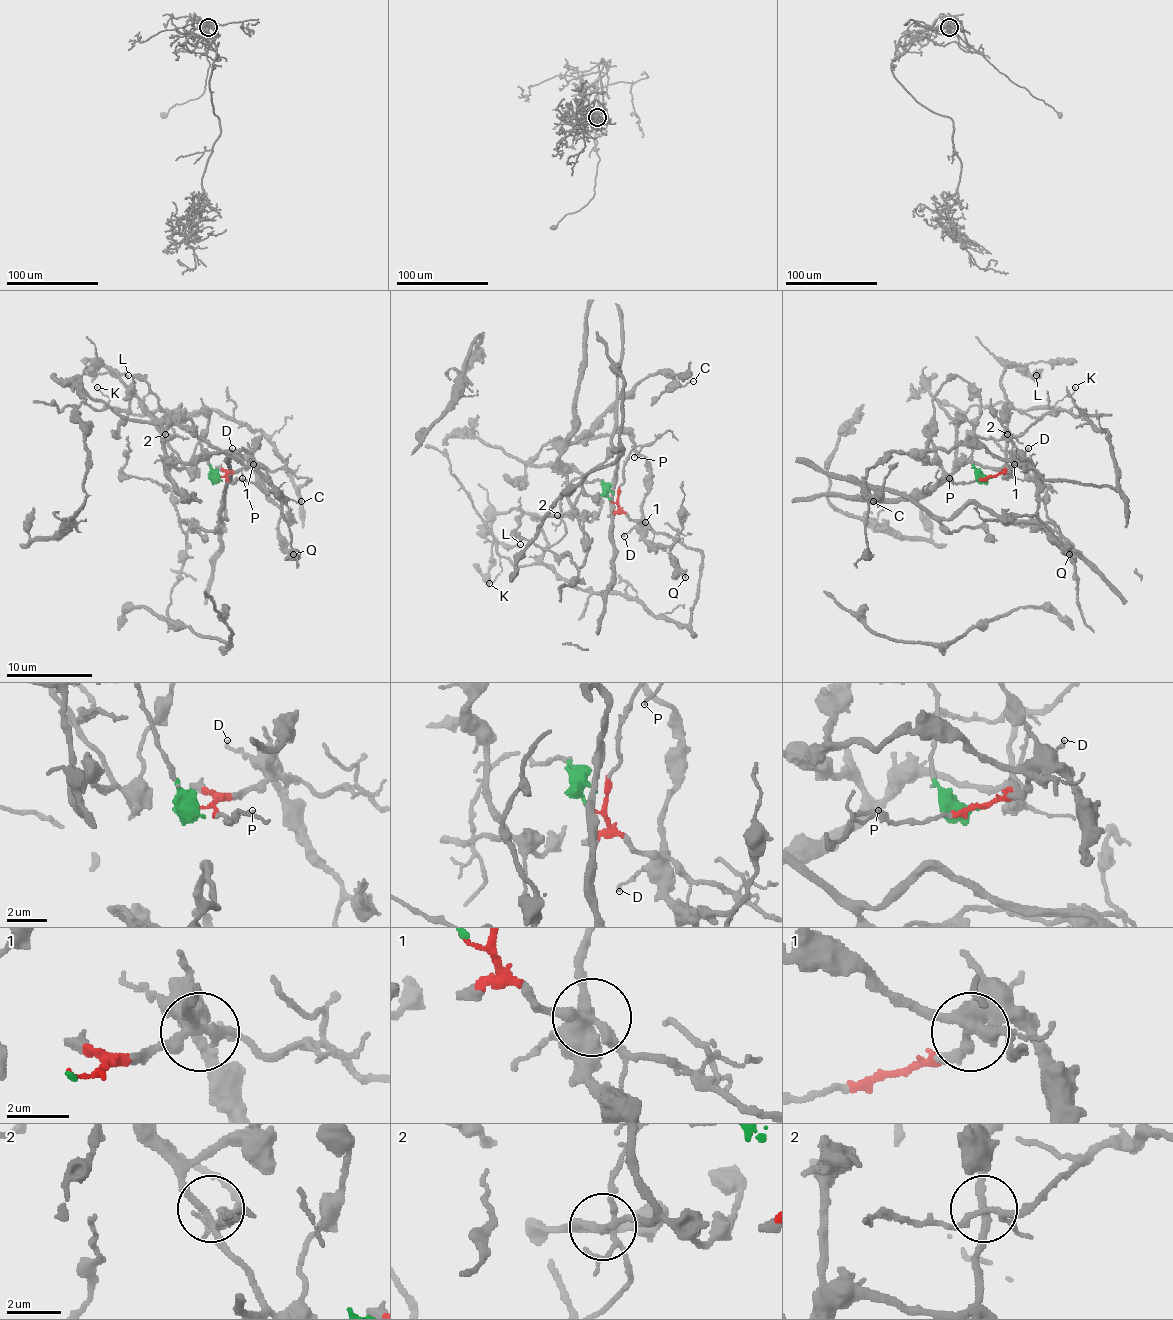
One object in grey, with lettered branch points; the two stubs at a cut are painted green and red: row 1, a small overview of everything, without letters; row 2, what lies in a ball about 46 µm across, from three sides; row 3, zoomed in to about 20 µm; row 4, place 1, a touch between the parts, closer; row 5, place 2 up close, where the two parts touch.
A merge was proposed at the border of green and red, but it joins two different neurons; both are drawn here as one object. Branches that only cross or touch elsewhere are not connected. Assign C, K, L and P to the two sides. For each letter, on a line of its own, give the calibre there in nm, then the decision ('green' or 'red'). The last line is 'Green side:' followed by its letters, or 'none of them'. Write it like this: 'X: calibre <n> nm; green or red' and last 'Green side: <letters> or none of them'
C: calibre 90 nm; green
K: calibre 100 nm; red
L: calibre 160 nm; green
P: calibre 130 nm; red
Green side: C, L

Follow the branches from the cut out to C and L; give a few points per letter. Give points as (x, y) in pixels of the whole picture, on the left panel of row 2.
C: (217, 475), (189, 419), (170, 419), (161, 445), (167, 473), (174, 462), (228, 451), (290, 499), (301, 501)
L: (217, 475), (189, 419), (163, 425), (163, 453), (176, 466), (146, 404), (103, 365), (96, 374), (129, 376)

